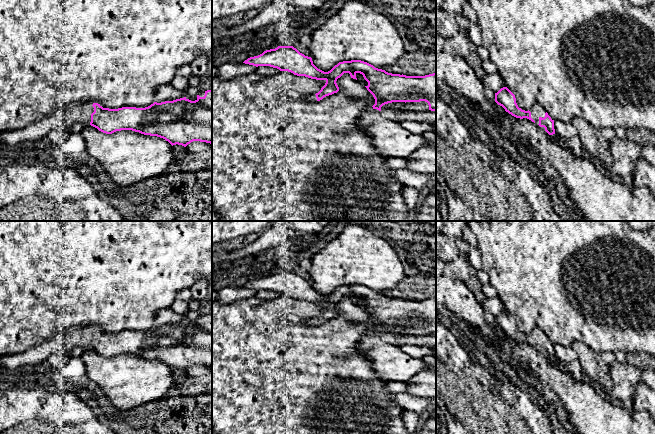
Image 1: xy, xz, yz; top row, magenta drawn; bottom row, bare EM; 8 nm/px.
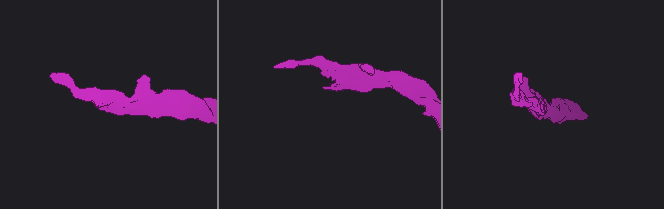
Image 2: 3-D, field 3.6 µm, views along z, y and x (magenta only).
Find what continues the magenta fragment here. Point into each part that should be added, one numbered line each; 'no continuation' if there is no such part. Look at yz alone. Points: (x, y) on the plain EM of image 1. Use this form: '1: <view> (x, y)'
1: yz (537, 334)

